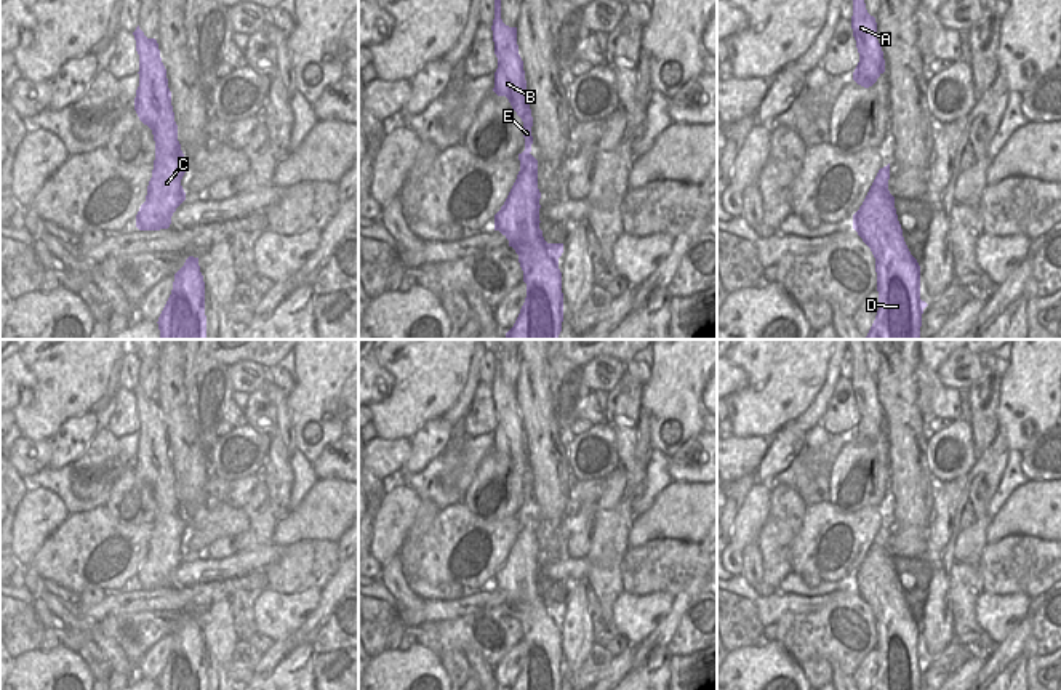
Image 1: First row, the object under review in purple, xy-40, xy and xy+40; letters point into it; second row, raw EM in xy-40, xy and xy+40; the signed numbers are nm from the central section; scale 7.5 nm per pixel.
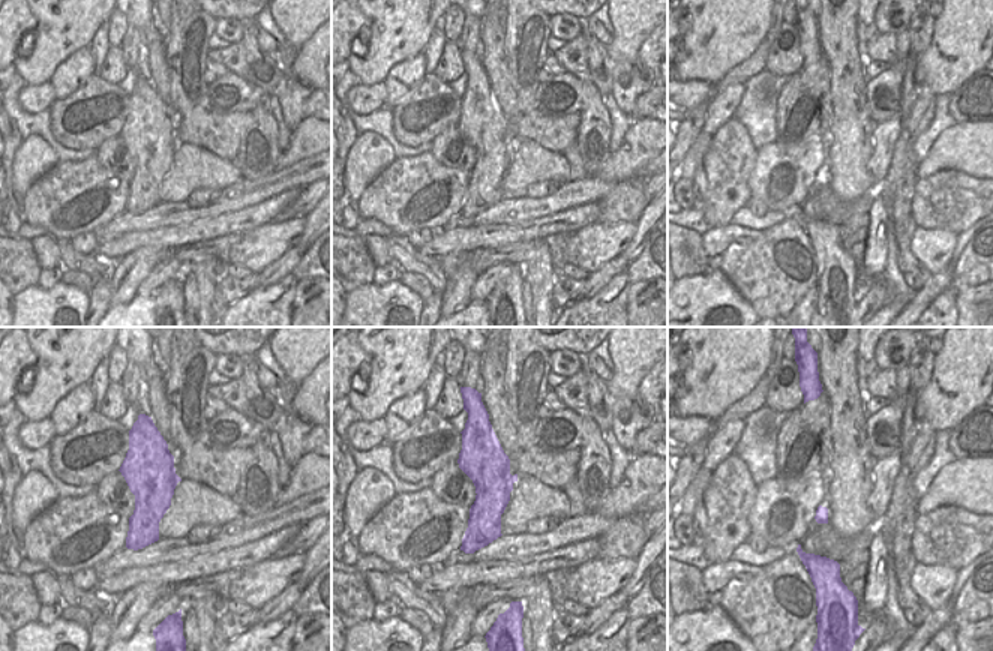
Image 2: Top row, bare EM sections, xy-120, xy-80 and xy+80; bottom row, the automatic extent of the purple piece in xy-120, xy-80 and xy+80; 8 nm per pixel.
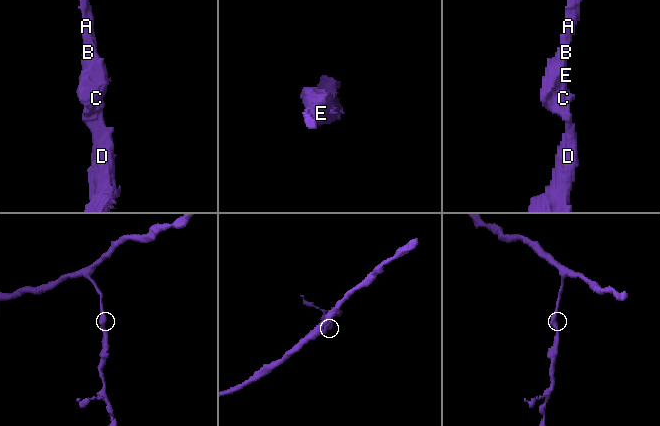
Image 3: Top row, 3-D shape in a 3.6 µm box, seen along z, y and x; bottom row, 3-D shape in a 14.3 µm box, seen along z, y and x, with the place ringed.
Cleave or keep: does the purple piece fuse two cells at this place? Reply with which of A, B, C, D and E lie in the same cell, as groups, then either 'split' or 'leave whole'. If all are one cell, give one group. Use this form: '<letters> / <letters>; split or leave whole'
A B C D E; leave whole

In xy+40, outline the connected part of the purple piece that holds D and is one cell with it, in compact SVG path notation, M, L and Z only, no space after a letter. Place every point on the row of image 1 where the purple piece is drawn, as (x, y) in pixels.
M890 163L879 170L863 205L853 215L853 229L875 258L879 311L866 339L920 339L922 314L920 266L911 255L898 221L895 197L888 191Z

